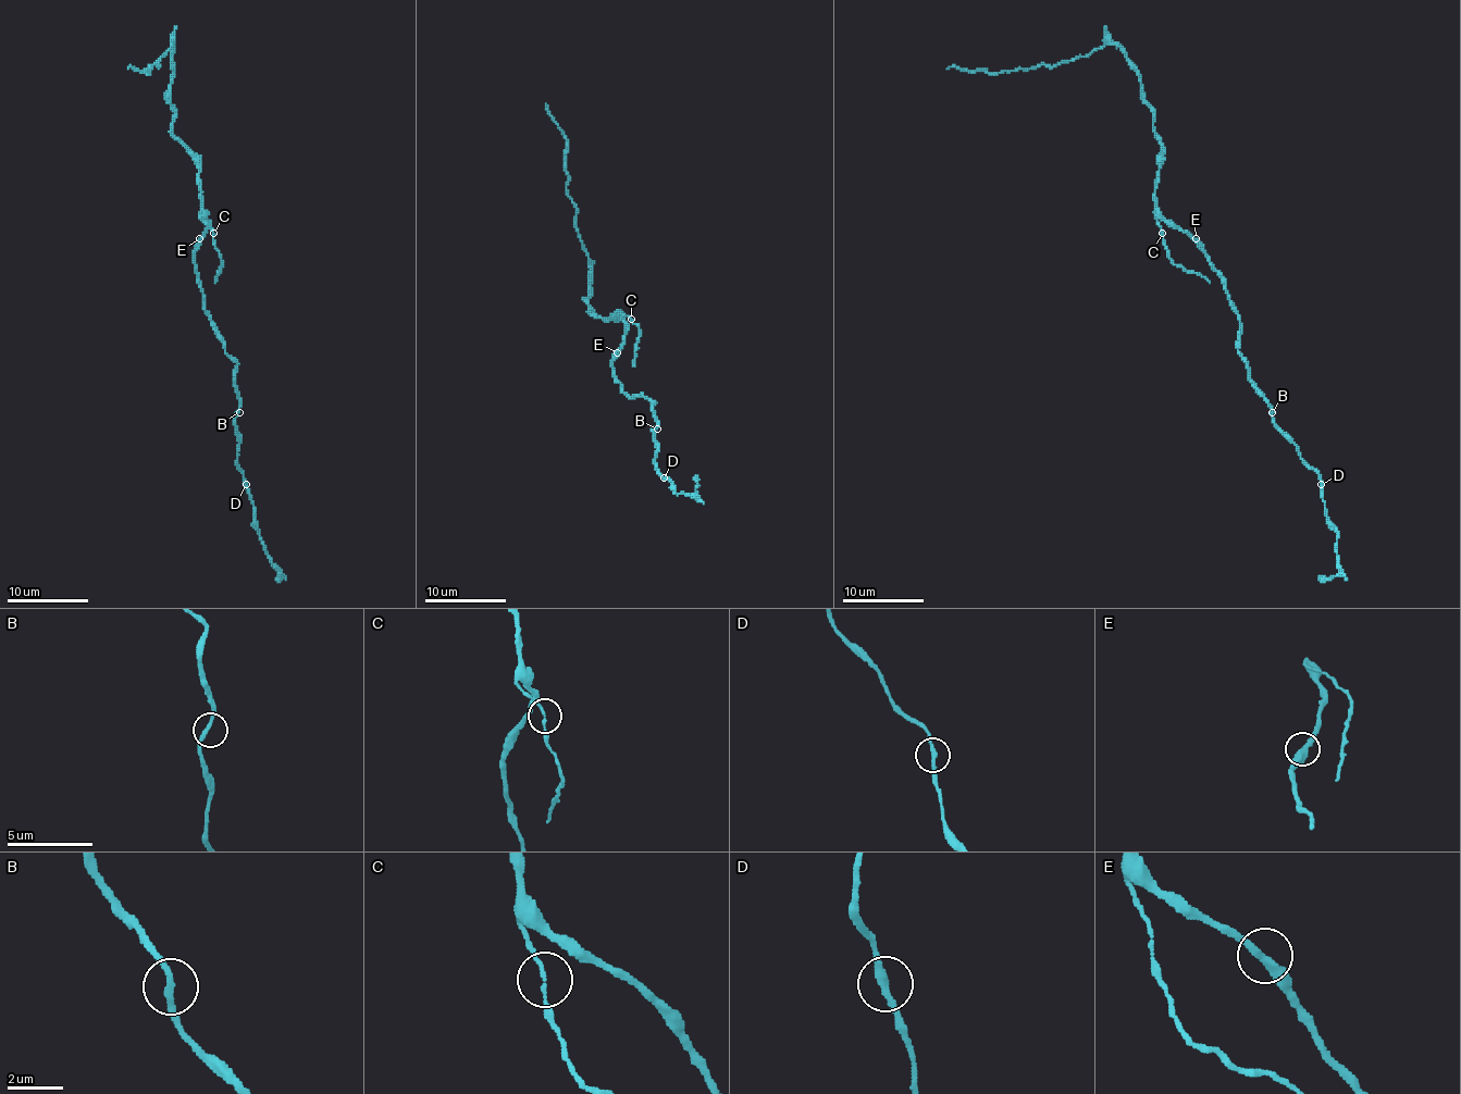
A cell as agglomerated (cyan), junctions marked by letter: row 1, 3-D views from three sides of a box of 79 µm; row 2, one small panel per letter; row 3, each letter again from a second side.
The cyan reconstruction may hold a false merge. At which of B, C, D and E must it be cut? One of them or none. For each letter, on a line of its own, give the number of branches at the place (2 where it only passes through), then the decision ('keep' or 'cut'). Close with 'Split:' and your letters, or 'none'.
B: branches 2; keep
C: branches 2; keep
D: branches 2; keep
E: branches 2; keep
Split: none

